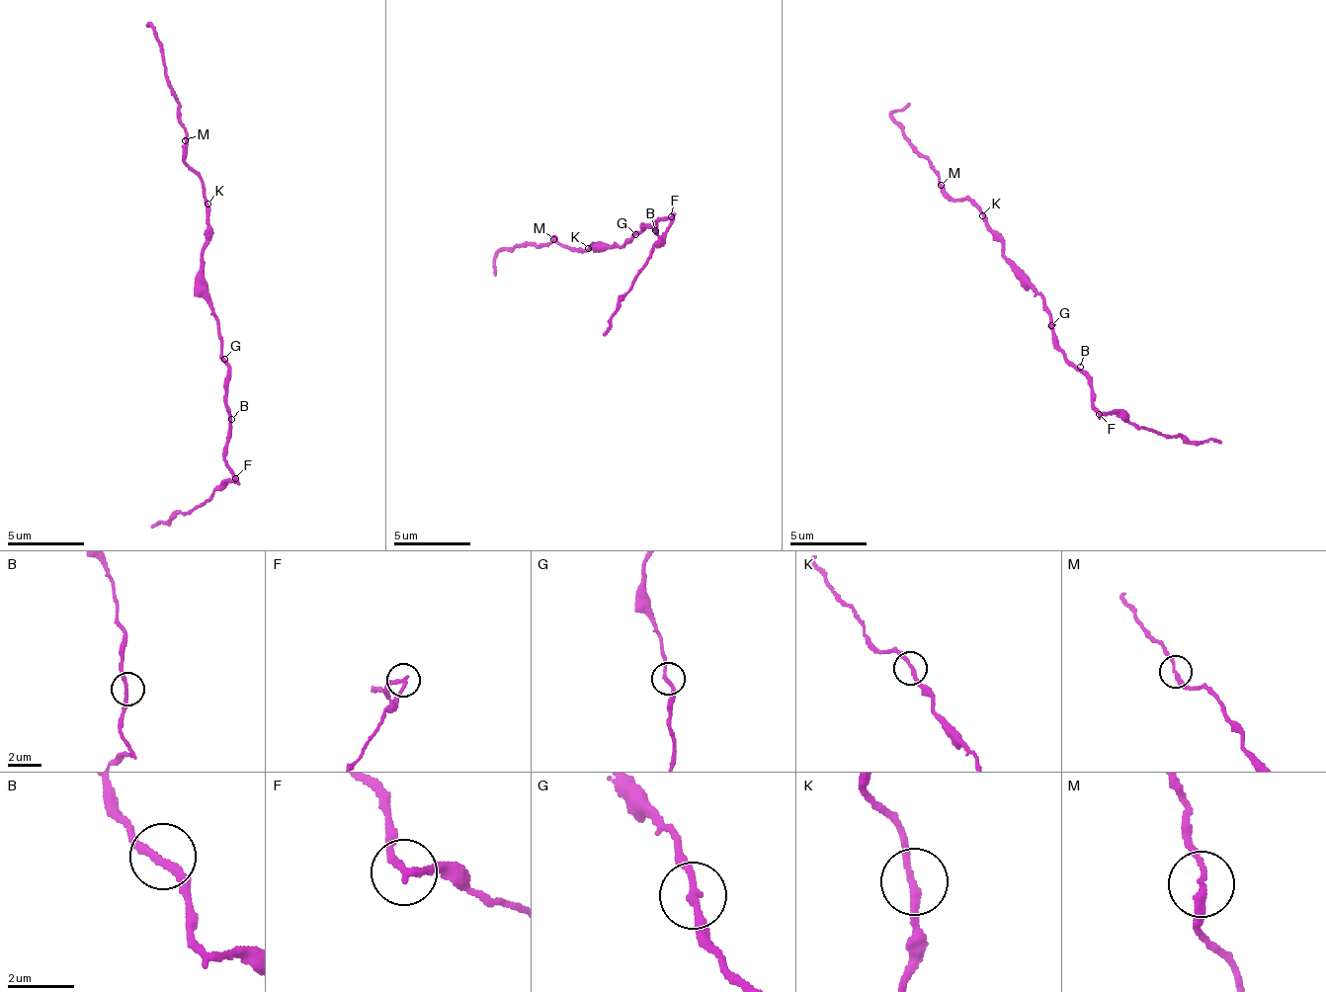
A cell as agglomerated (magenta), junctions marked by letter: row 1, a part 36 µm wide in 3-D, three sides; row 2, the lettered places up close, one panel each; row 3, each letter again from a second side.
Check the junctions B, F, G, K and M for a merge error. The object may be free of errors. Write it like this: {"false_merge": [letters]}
{"false_merge": ["F"]}

